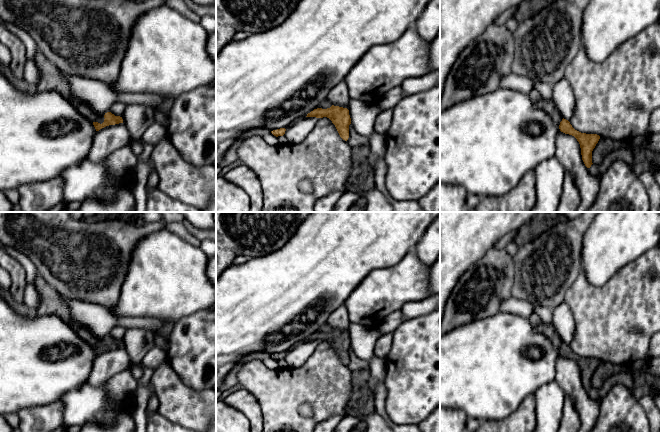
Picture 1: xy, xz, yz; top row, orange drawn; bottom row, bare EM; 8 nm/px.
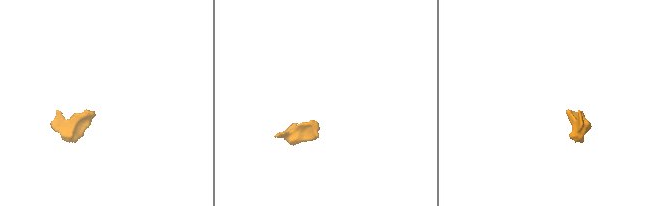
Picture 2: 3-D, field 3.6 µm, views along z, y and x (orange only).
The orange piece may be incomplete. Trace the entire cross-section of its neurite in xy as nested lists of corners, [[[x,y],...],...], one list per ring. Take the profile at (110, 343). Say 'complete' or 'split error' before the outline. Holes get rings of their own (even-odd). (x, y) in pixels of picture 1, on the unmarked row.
split error; [[[76,324],[74,329],[82,335],[85,342],[89,343],[93,347],[96,355],[109,349],[123,347],[122,341],[115,340],[111,336],[100,339],[80,324]]]

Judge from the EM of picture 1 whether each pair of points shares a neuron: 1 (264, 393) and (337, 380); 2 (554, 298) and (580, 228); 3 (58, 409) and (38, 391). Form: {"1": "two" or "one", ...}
{"1": "one", "2": "one", "3": "two"}

